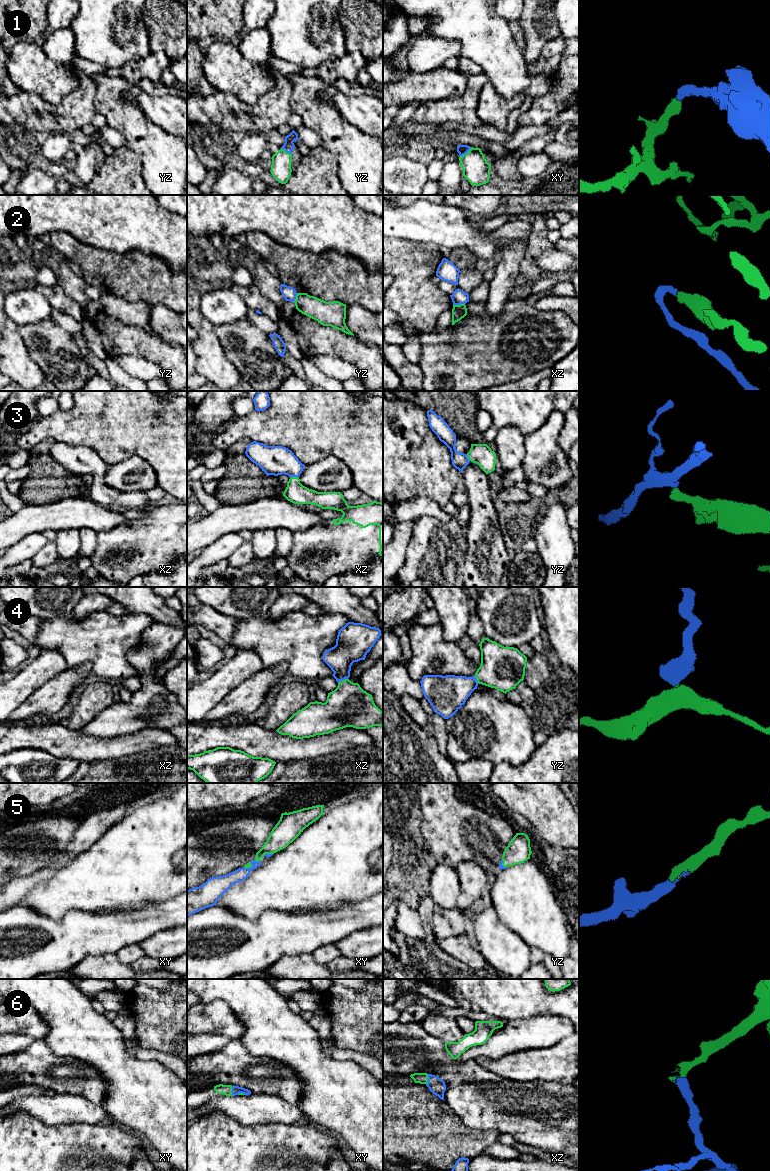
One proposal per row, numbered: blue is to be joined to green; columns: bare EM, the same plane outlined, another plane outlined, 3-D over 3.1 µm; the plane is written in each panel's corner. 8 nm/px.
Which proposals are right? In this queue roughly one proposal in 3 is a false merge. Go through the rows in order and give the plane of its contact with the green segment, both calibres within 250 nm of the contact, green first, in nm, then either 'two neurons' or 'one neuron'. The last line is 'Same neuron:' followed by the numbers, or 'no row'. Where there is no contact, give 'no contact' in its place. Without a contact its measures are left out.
1: contact in xy; calibres 220 and 80 nm; one neuron
2: contact in xz; calibres 110 and 120 nm; two neurons
3: contact in xz; calibres 170 and 240 nm; one neuron
4: contact in xz; calibres 340 and 220 nm; one neuron
5: contact in xy; calibres 160 and 100 nm; one neuron
6: contact in xz; calibres 90 and 140 nm; one neuron
Same neuron: 1, 3, 4, 5, 6

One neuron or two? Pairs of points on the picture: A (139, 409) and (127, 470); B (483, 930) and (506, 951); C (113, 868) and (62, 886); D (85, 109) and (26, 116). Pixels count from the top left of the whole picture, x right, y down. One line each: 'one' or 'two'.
A: two
B: one
C: one
D: one

